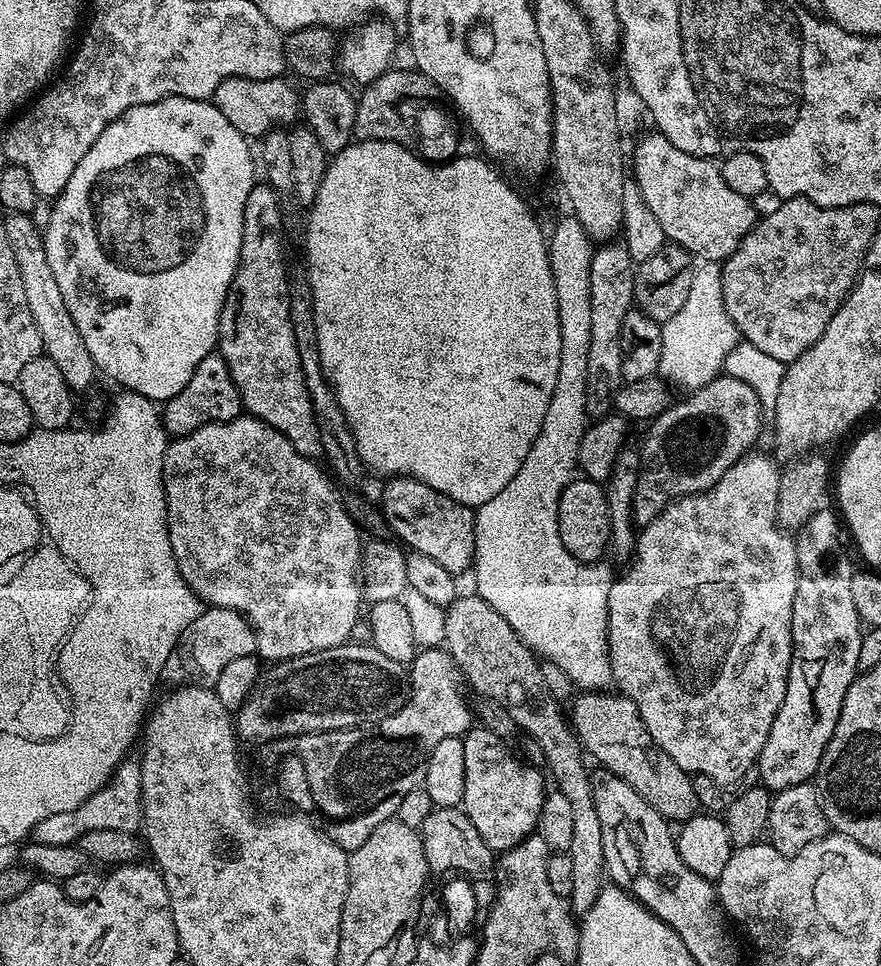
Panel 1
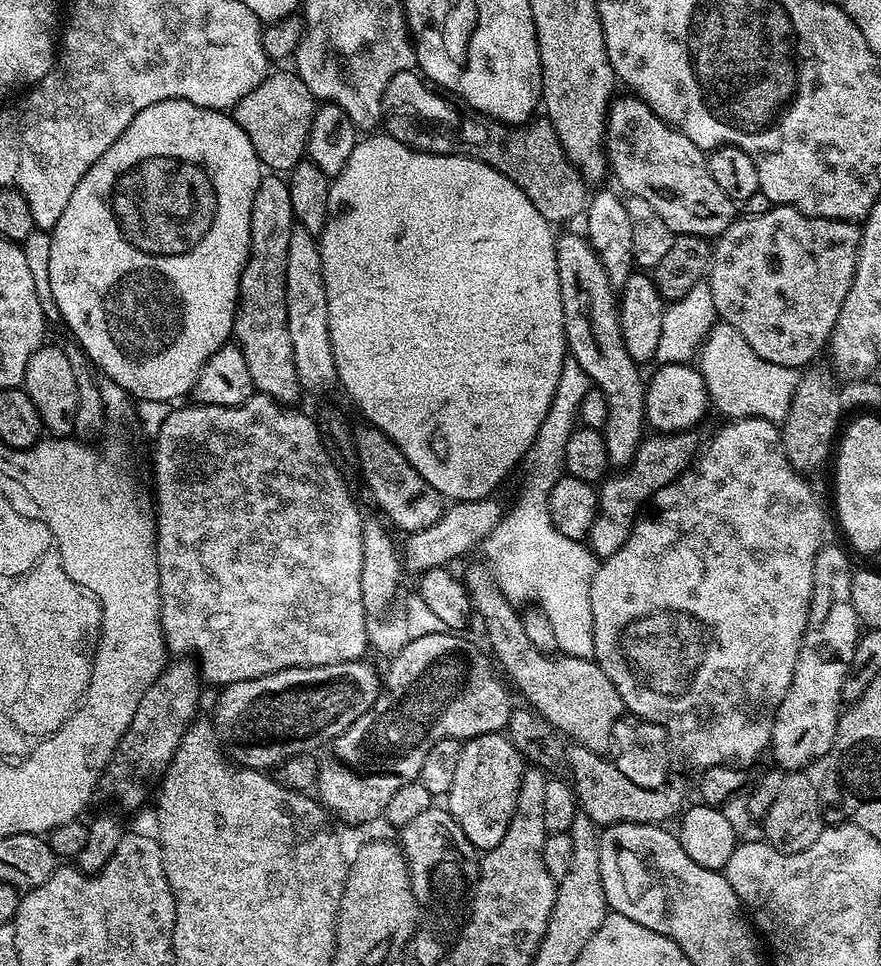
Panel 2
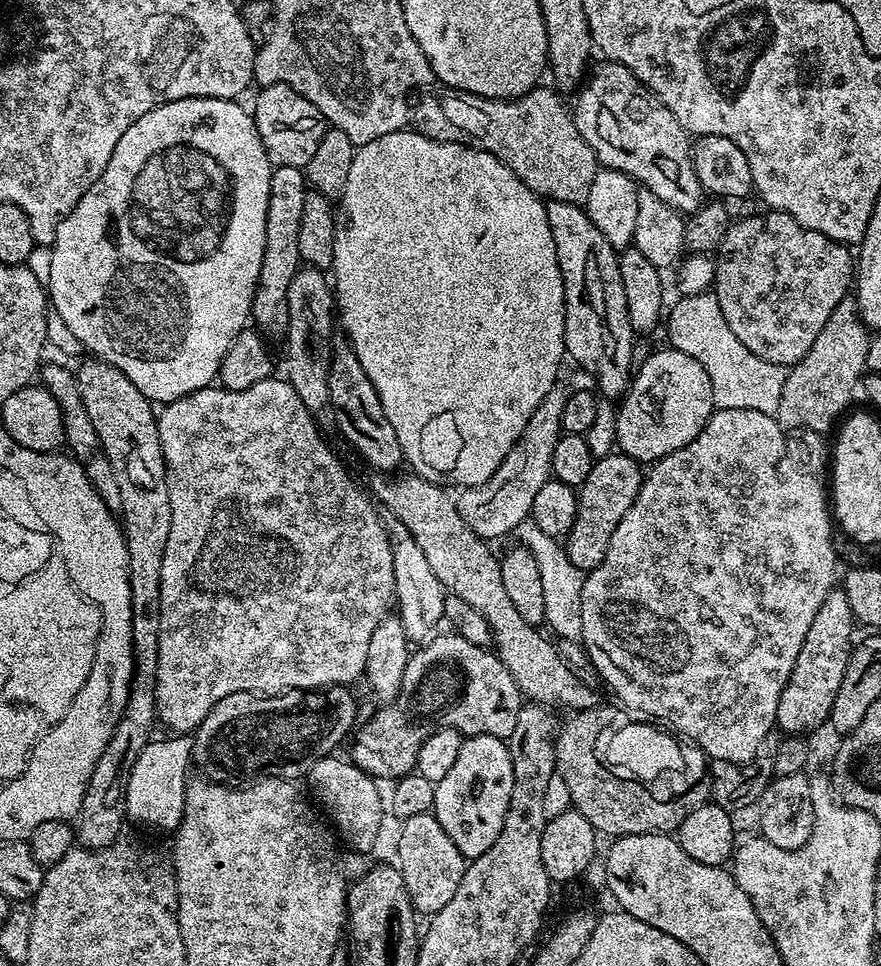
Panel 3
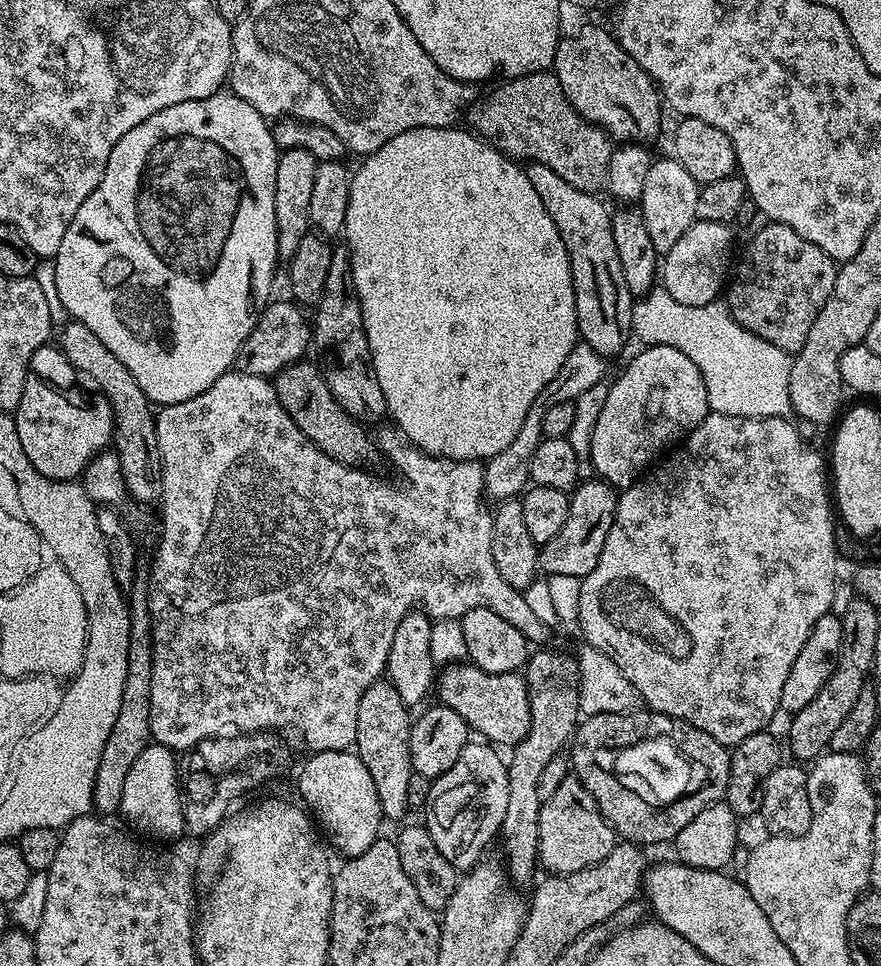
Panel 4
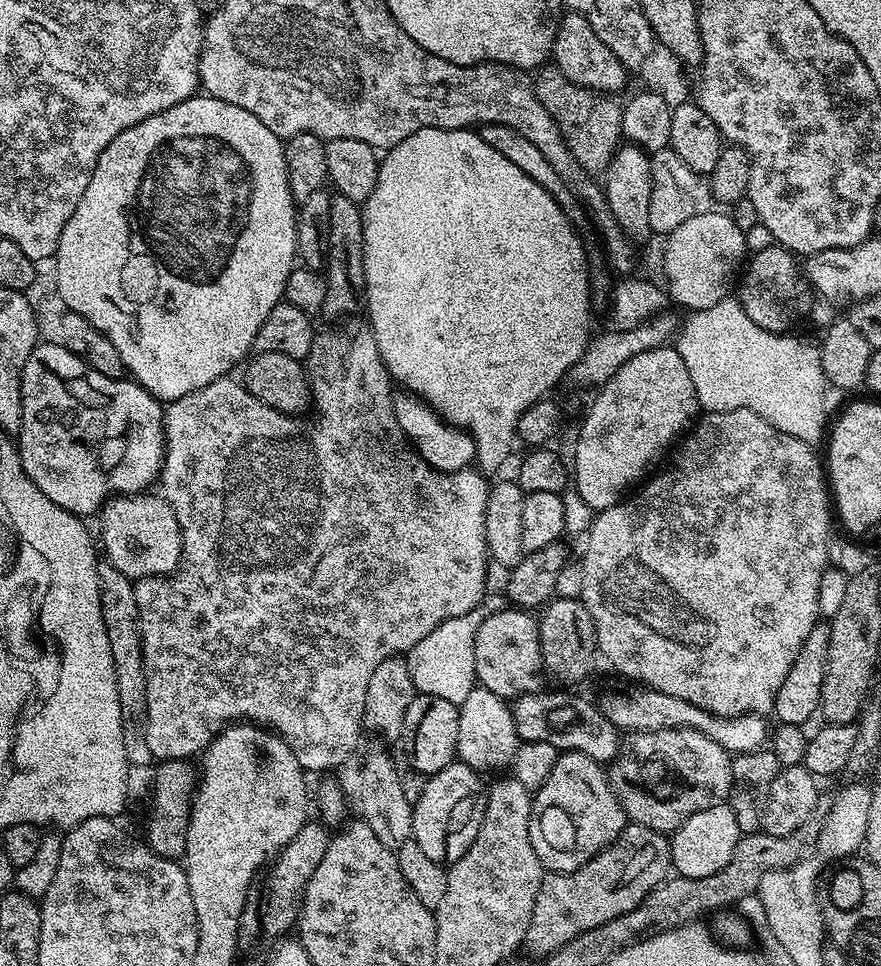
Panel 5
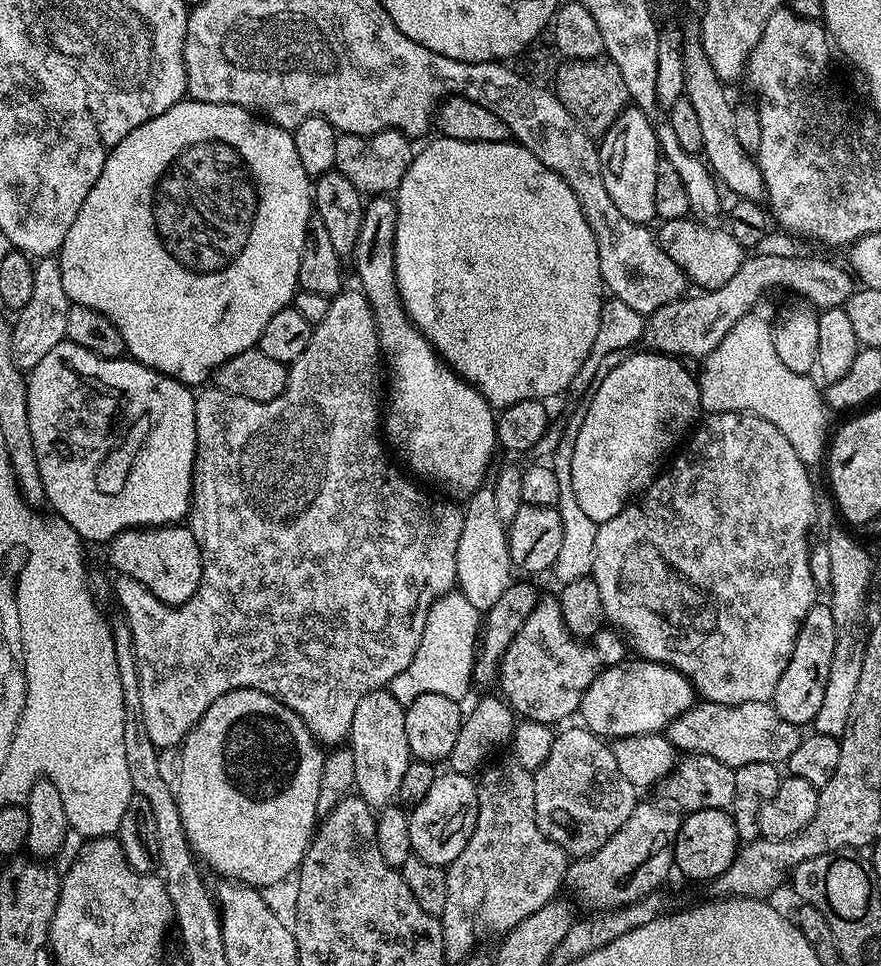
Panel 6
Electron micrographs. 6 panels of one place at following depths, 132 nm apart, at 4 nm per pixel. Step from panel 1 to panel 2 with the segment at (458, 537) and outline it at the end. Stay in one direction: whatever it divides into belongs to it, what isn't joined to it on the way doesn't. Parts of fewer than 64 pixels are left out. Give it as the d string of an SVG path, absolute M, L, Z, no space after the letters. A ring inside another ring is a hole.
M371 426L363 427L357 432L355 429L354 432L356 460L360 463L360 472L364 475L377 506L388 515L387 523L401 528L404 534L411 534L426 530L431 524L438 522L446 507L445 497L430 487L426 478L422 478L422 474L414 470L414 466L410 466L410 462L398 450L396 443L386 434L382 434L382 430Z

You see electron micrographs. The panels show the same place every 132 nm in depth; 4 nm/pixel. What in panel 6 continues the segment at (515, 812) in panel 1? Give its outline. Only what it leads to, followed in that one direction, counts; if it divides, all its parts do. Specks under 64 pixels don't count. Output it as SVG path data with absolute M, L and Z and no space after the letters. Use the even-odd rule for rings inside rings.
M441 771L434 778L426 798L411 809L408 816L410 826L410 842L413 853L431 864L447 866L462 854L466 842L470 842L470 834L474 834L474 826L478 818L478 784L471 775Z

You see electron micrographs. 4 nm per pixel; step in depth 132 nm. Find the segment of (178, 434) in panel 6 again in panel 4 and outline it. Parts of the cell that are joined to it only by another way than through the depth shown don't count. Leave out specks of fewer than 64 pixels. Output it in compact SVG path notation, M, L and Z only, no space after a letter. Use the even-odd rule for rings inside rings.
M56 346L34 350L14 419L30 466L51 480L76 480L95 456L113 443L112 407L100 391L83 388L82 377Z

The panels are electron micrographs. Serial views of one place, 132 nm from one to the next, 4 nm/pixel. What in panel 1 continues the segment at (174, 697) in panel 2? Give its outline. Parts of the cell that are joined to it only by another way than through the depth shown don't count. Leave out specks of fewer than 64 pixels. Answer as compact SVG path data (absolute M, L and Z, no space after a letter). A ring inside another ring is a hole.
M208 606L198 618L194 618L194 622L190 622L190 626L186 626L186 630L182 630L174 650L170 650L170 658L166 658L162 676L172 686L212 688L218 682L218 674L222 674L226 662L234 662L234 658L251 656L255 652L256 631L243 612ZM126 758L116 767L114 775L90 798L86 798L86 802L82 802L82 806L44 818L42 822L38 822L36 828L32 829L30 836L35 843L42 846L66 846L76 844L92 830L122 830L139 833L143 819L140 761L136 758Z

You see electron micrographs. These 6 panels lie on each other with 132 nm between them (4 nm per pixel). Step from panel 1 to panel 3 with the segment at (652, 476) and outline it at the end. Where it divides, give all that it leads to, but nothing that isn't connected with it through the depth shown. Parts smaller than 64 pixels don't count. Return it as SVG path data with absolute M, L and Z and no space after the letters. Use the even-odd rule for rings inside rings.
M612 450L609 456L601 460L599 457L593 463L590 474L586 474L586 482L582 482L578 489L578 514L566 537L566 551L574 566L591 570L606 558L606 550L610 547L614 530L618 530L618 522L622 522L626 510L634 506L634 498L638 498L641 479L641 465L619 450Z

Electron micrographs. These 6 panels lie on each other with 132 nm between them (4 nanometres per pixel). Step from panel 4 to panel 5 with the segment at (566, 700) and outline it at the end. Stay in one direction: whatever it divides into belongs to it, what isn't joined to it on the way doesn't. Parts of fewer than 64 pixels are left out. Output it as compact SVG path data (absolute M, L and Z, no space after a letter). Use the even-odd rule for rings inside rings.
M556 596L549 600L543 611L539 613L538 623L540 645L544 655L544 672L551 679L553 676L554 679L564 683L561 685L576 686L572 684L586 679L595 670L598 649L594 618L590 618L590 610L585 606L583 599Z

